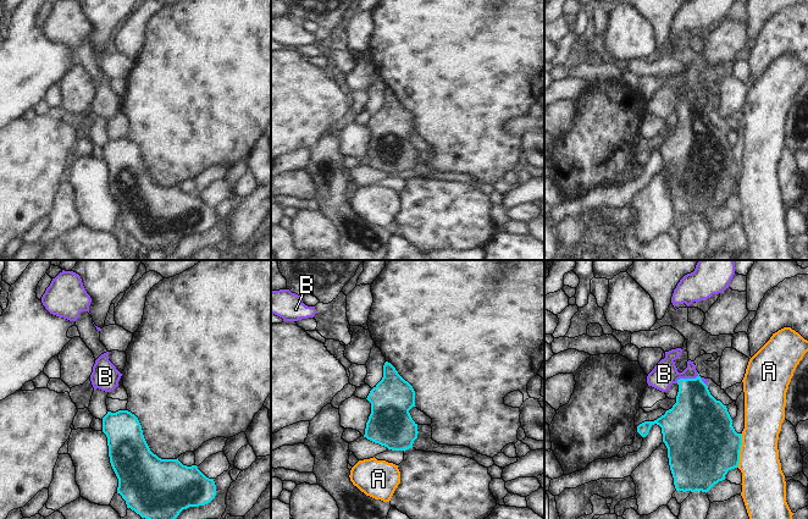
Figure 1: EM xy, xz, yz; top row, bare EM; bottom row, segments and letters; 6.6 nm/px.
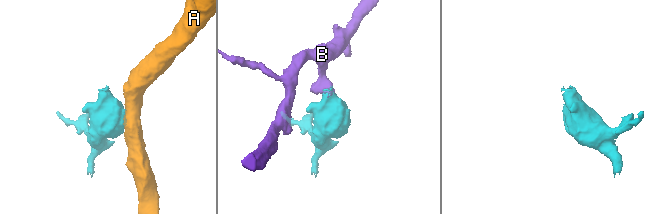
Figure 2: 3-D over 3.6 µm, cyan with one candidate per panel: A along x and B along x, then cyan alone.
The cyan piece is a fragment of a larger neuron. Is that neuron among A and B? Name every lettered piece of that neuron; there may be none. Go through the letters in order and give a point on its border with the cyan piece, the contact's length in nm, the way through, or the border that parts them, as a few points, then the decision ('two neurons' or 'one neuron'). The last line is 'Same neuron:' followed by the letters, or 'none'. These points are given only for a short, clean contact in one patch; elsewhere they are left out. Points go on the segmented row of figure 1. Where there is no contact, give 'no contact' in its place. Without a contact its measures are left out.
A: contact yz (740, 450); length 220 nm; border yz (741, 434), (740, 462), (737, 467); two neurons
B: contact yz (687, 379); length 160 nm; way yz (697, 415), (693, 390), (687, 379), (664, 374); one neuron
Same neuron: B

